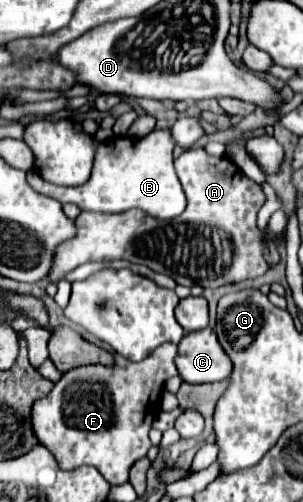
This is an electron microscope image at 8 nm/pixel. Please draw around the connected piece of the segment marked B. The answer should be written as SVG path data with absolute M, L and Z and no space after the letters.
M156 129L142 139L134 137L114 137L110 141L96 143L94 167L90 179L80 187L60 187L52 185L34 171L28 171L28 183L40 195L58 199L60 203L76 203L82 211L100 213L122 213L128 209L142 209L158 219L172 219L186 209L186 197L180 181L176 181L174 171L174 151L176 143L170 129Z

